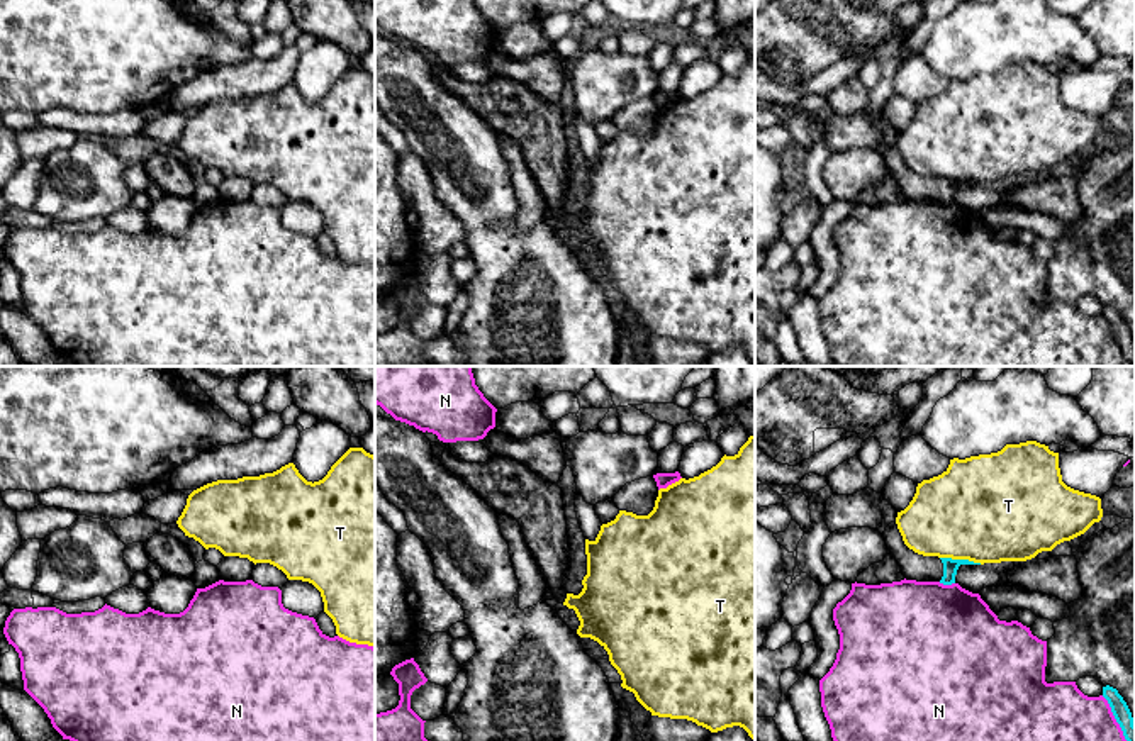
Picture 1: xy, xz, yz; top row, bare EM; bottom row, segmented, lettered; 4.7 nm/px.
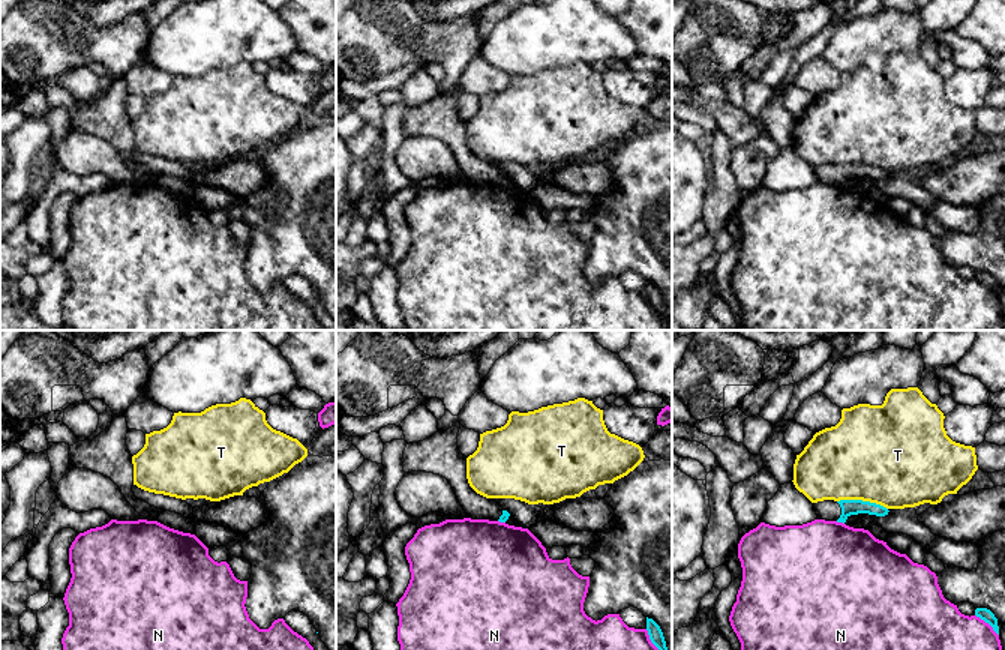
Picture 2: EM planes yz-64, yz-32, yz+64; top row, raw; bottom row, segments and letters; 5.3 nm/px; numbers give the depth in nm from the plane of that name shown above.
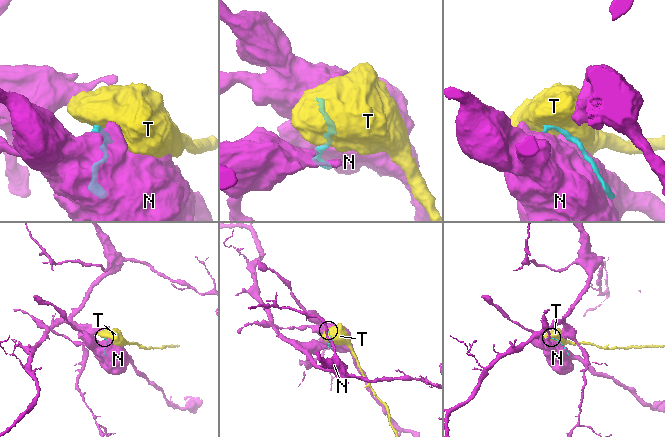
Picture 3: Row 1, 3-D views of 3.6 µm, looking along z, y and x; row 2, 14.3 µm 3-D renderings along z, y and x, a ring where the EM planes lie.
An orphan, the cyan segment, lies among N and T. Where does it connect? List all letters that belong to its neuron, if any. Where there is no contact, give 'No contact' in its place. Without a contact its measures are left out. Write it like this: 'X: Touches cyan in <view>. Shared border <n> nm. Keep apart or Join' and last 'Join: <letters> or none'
N: Touches cyan in yz. Shared border 80 nm. Keep apart
T: Touches cyan in yz. Shared border 200 nm. Keep apart
Join: none

